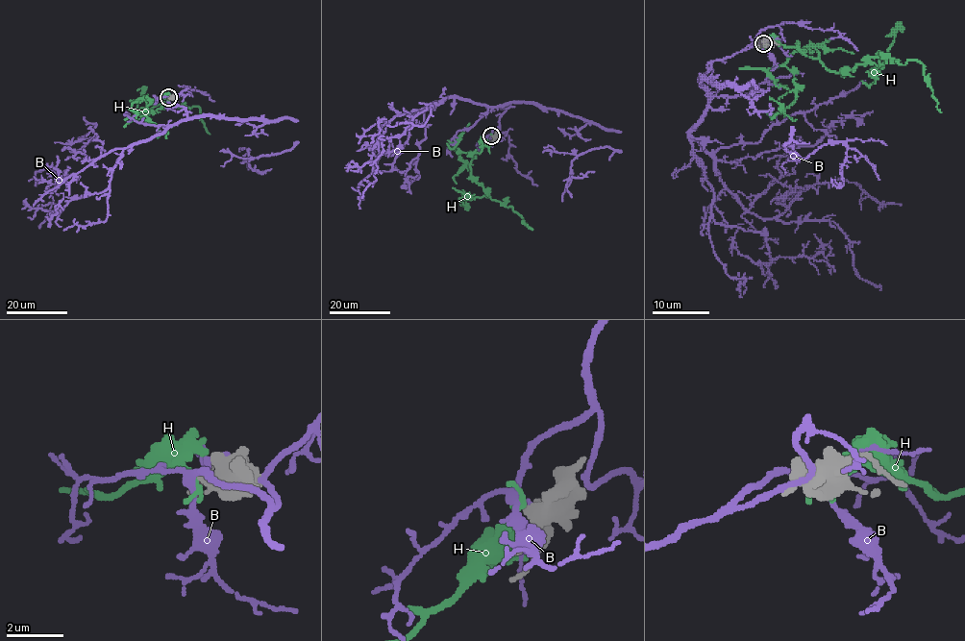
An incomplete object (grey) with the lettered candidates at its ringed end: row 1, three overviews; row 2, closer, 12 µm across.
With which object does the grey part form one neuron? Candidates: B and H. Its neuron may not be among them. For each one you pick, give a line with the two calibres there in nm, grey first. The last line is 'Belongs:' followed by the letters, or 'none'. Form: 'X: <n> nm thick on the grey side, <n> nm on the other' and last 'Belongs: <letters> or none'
Belongs: none

